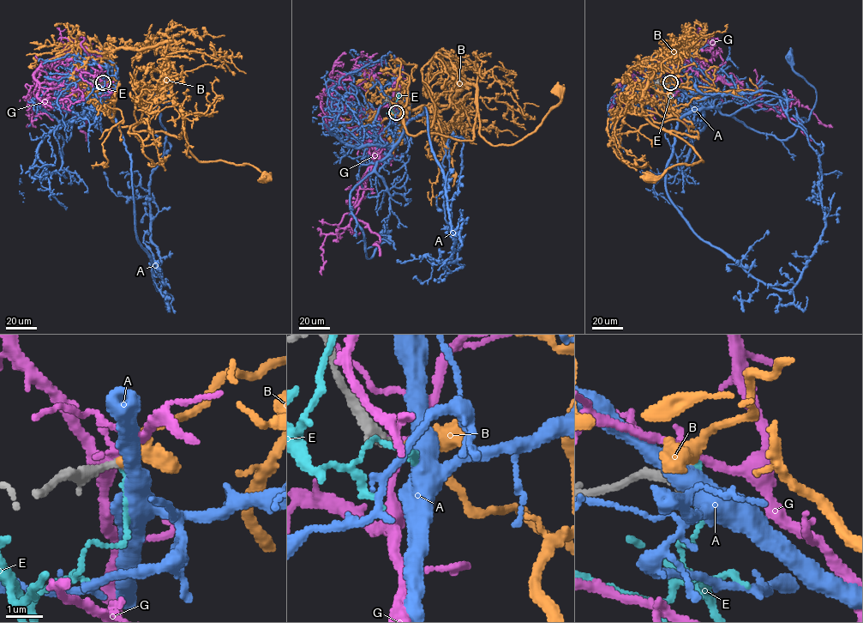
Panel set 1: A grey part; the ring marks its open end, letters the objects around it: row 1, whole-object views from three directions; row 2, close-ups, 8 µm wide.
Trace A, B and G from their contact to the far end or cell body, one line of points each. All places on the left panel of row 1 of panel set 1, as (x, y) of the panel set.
A: (103, 82), (99, 107), (89, 107), (56, 129), (63, 140), (70, 135), (75, 93), (90, 74), (90, 58)
B: (103, 82), (114, 75), (112, 51), (166, 42), (162, 75), (189, 151), (200, 161), (250, 165), (266, 178)
G: (103, 82), (86, 63), (60, 58), (63, 53), (78, 57), (80, 75), (64, 105), (32, 104), (28, 127)

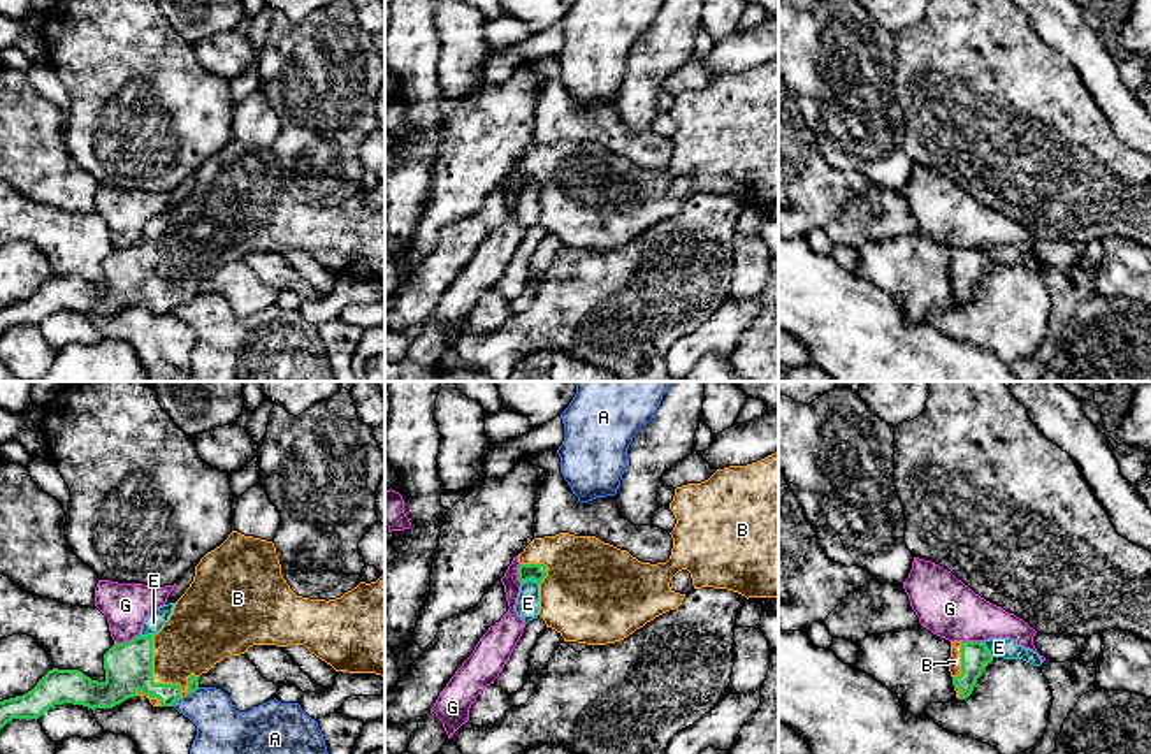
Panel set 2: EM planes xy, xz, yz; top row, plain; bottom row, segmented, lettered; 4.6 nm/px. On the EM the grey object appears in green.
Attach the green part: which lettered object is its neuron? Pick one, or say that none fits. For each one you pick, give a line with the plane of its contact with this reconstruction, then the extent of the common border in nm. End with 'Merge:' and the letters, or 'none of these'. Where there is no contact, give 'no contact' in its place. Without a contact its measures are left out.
B: meets green in xy; contact 320 nm long
Merge: B

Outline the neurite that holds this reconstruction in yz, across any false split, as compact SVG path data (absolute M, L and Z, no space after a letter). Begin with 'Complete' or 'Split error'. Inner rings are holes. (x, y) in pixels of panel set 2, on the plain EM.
Split error. M951 248L949 278L958 306L966 306L993 262L981 248Z

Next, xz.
Split error. M778 58L747 70L717 76L701 90L687 90L675 95L670 109L677 130L670 139L673 144L671 162L666 169L641 169L627 156L620 156L596 142L575 142L559 139L555 142L534 144L518 160L518 186L539 190L539 218L547 234L555 236L564 248L587 251L615 250L655 223L682 211L685 200L670 193L671 185L687 176L694 195L728 195L749 204L778 204Z

